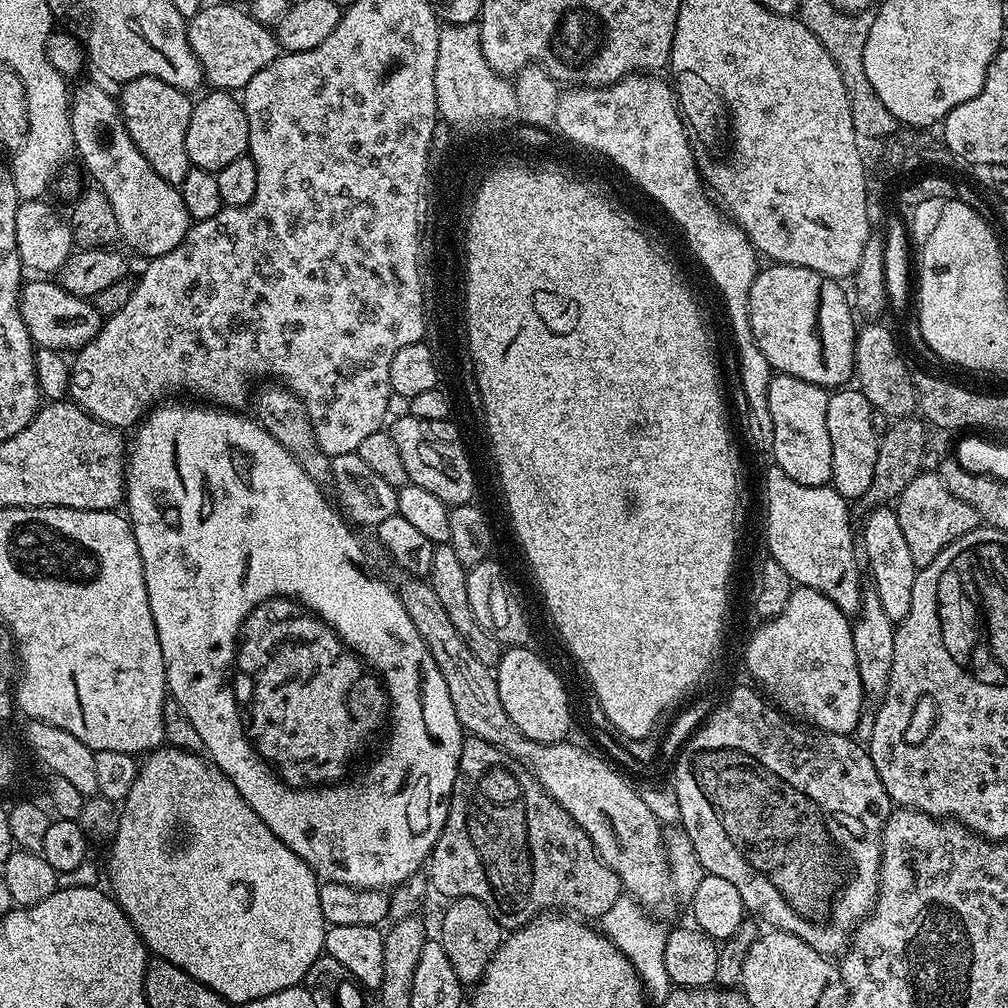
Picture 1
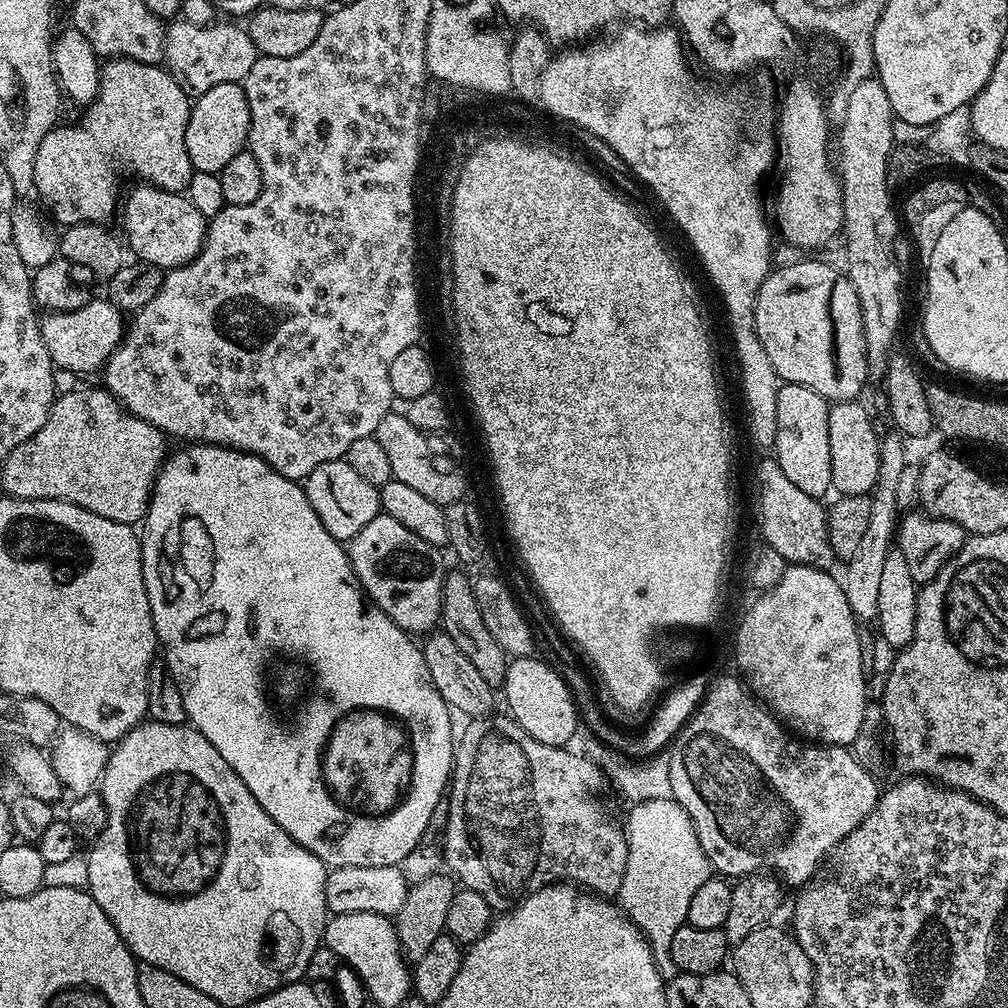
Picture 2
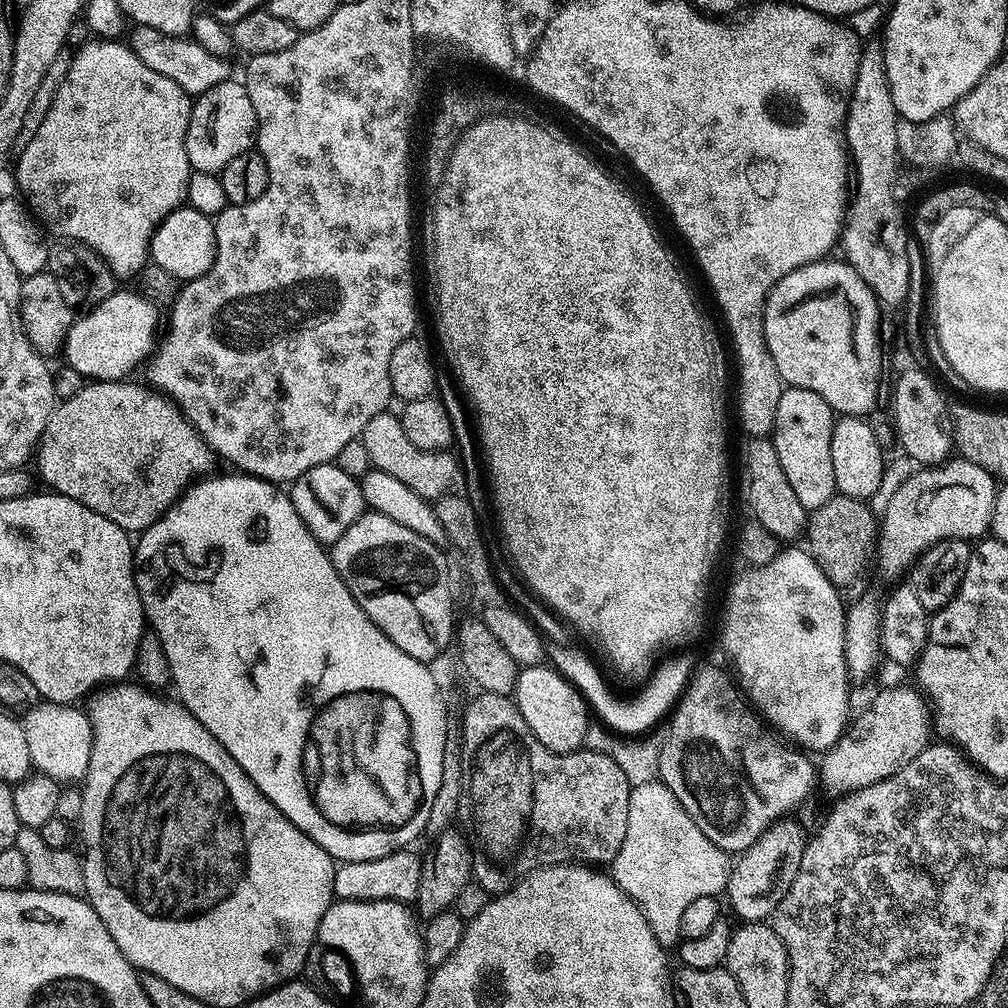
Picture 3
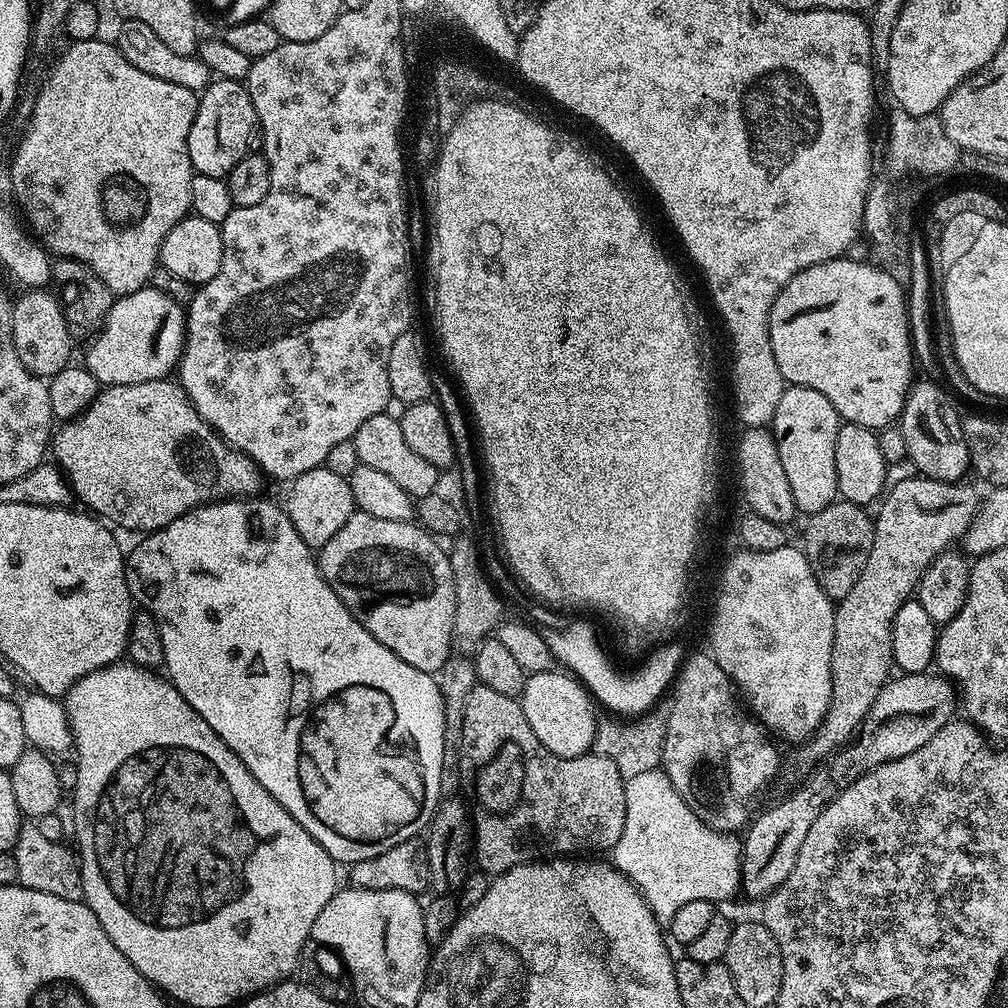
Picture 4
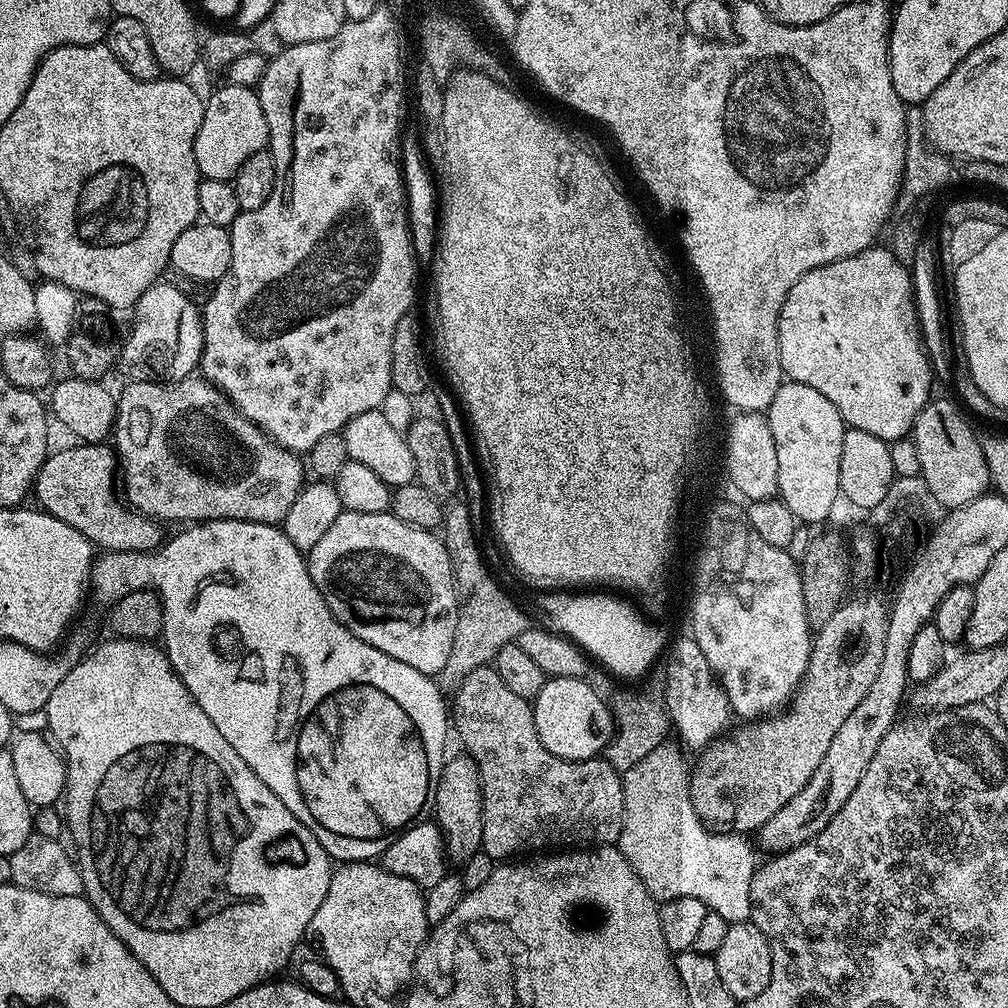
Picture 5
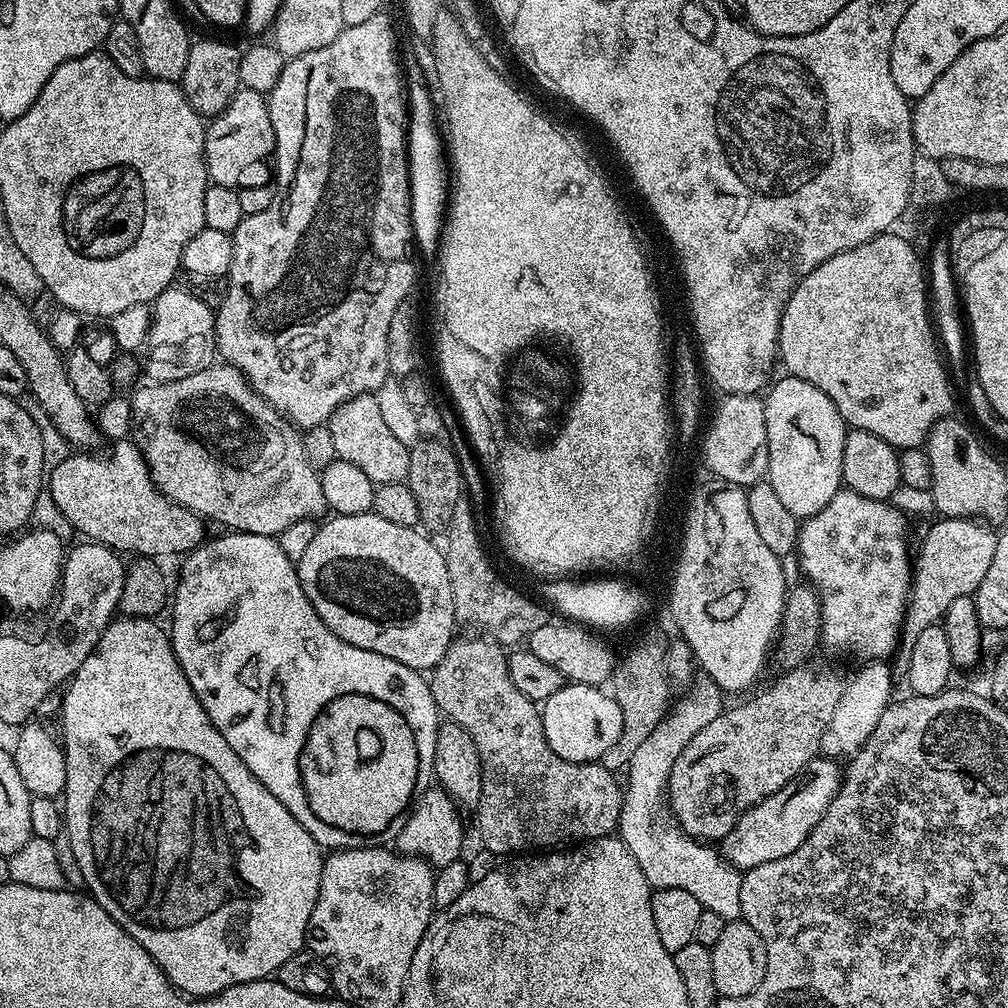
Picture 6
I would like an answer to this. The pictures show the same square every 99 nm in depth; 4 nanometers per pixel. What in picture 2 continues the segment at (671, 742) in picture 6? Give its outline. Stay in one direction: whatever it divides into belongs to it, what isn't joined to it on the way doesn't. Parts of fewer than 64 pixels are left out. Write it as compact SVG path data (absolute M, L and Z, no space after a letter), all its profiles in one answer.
M673 799L665 800L650 800L642 801L640 803L633 803L631 805L632 813L628 816L628 824L626 823L626 835L628 837L628 857L626 858L626 874L622 878L622 886L618 893L618 904L622 909L625 916L629 916L631 920L638 926L638 930L645 938L648 939L648 945L650 950L654 954L654 962L656 963L656 969L658 974L666 982L672 980L677 976L677 970L674 966L674 958L670 958L670 942L674 939L675 932L686 923L688 918L688 911L690 910L690 901L694 899L694 893L702 886L702 882L713 879L714 869L712 864L706 858L706 854L702 850L702 846L698 842L698 834L694 830L694 826L690 822L690 818L686 814L686 810L682 810L682 806L676 803Z

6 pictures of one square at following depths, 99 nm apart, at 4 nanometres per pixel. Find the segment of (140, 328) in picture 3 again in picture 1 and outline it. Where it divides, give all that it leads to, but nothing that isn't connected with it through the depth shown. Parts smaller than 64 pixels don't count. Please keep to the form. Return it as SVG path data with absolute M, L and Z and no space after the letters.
M29 279L20 289L20 313L36 348L68 354L83 348L100 333L102 317L87 299L70 294L55 279L32 279L36 280Z

